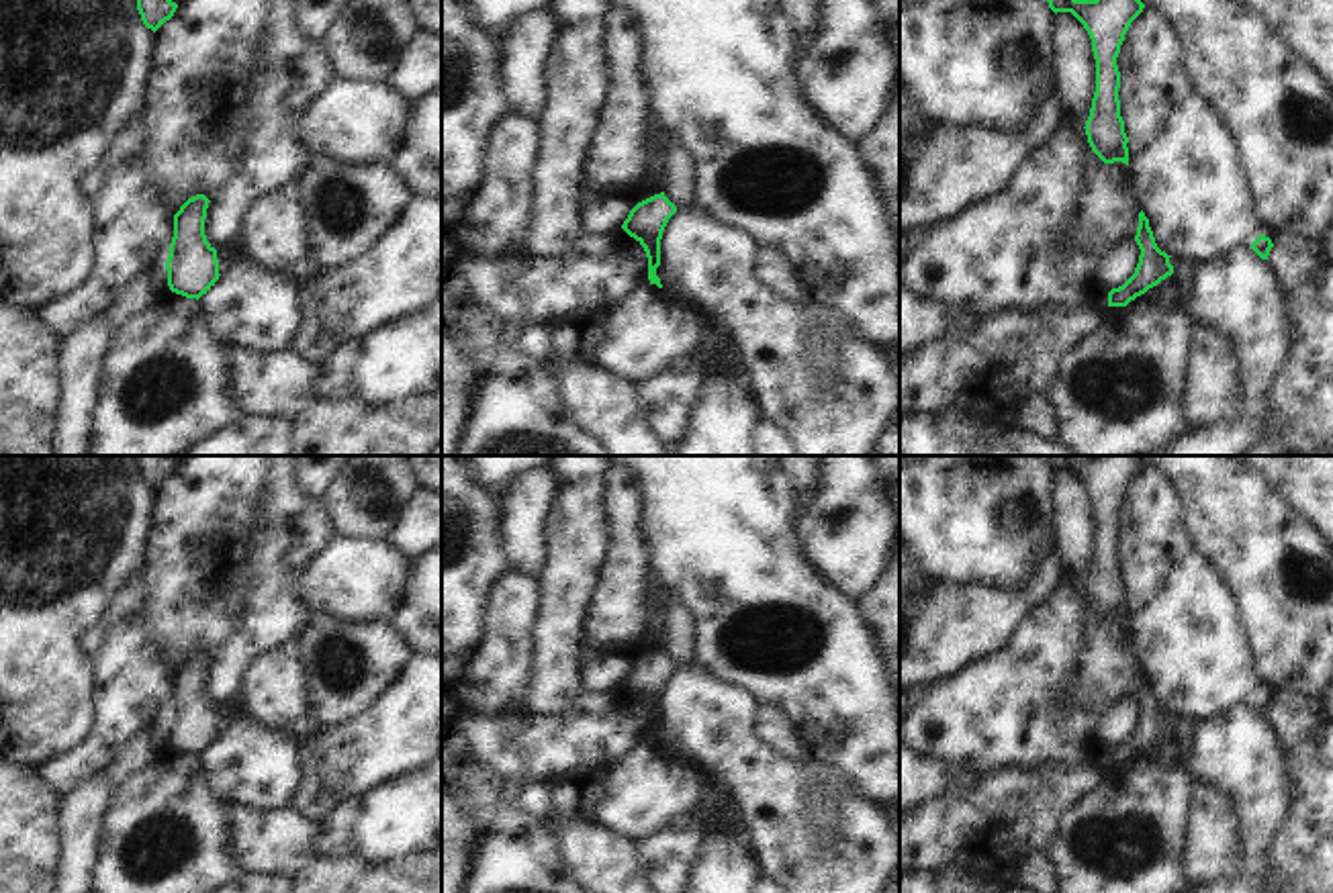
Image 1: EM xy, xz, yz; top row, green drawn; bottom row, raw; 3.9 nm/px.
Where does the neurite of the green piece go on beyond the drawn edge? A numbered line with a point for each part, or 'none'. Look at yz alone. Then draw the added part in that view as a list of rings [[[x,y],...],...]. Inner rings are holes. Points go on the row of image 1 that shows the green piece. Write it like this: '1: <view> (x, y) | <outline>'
none

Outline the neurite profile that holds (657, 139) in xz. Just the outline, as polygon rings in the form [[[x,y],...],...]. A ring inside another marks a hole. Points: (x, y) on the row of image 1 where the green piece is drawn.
[[[654,125],[646,135],[646,168],[654,180],[662,184],[662,168],[664,168],[664,147],[669,143],[669,135]]]

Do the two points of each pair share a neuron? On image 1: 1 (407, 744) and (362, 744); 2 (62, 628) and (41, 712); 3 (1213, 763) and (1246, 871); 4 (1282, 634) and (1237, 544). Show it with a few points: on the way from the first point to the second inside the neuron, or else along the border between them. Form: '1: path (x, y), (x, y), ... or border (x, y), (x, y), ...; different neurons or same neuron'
1: path (397, 744), (373, 744); same neuron
2: path (41, 648), (41, 691); same neuron
3: path (1239, 789), (1252, 802), (1252, 844); same neuron
4: path (1282, 612), (1282, 589), (1260, 567); same neuron

